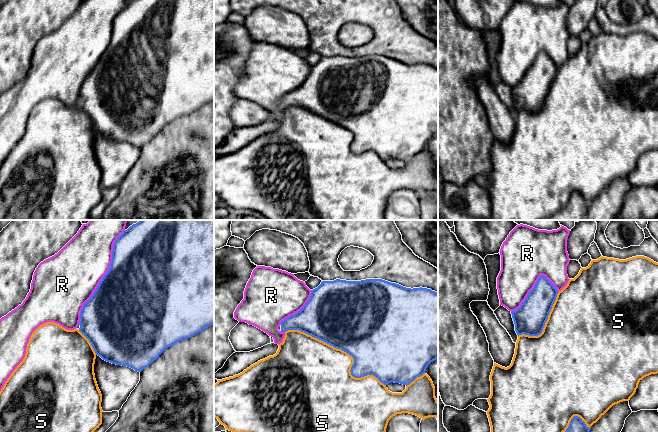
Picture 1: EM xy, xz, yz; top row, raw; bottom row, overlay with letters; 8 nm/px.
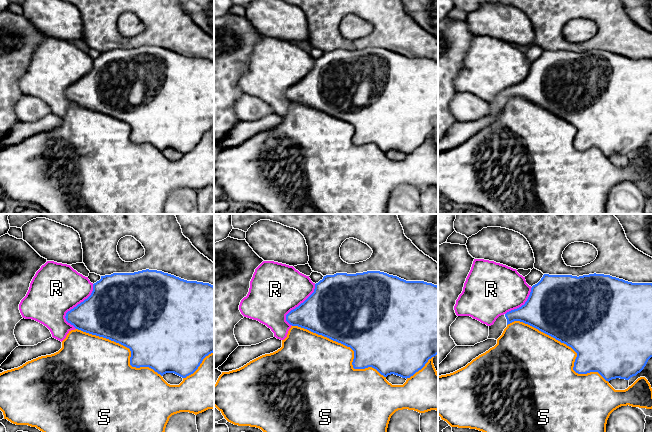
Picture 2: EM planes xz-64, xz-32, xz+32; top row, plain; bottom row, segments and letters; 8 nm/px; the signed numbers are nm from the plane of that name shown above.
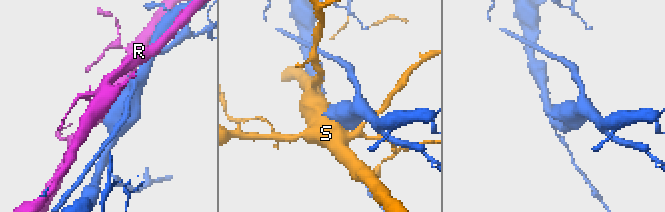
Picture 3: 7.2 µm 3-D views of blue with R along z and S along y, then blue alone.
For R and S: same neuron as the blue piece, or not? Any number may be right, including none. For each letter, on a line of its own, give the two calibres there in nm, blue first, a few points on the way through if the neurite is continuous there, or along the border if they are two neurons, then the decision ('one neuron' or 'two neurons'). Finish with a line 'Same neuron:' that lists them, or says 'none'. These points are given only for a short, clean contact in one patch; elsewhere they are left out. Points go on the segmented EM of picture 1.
R: calibres 500 and 440 nm; two neurons
S: calibres 500 and 460 nm; two neurons
Same neuron: none

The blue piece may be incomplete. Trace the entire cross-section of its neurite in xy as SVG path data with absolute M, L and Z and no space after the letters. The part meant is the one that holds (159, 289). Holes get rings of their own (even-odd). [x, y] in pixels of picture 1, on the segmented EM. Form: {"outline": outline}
{"outline": "M140 220L117 238L110 268L80 312L79 331L89 340L96 355L116 365L141 372L173 344L194 336L214 324L214 220Z"}

